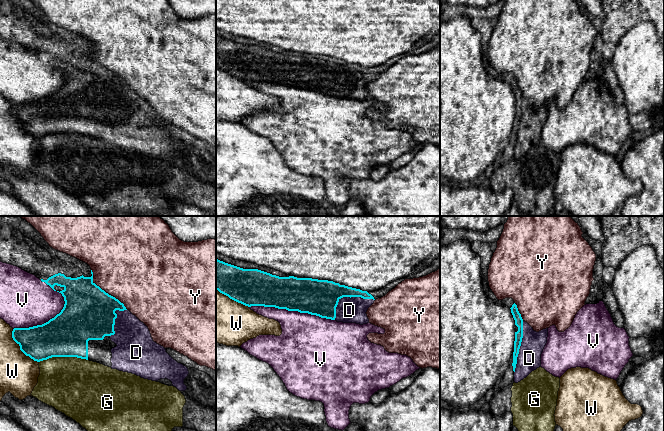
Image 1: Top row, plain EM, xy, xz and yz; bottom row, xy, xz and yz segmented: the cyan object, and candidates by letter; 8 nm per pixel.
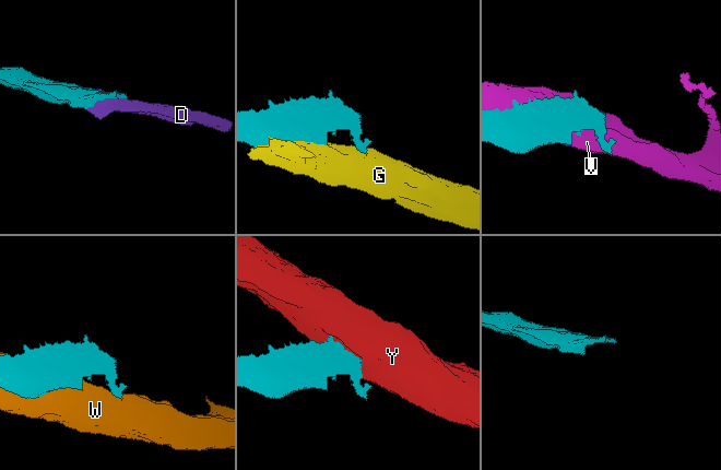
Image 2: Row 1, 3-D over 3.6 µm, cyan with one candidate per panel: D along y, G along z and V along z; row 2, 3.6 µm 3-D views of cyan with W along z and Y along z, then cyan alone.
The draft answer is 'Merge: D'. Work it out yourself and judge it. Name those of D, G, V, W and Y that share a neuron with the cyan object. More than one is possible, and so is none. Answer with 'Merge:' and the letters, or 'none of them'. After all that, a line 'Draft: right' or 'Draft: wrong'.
Merge: D
Draft: right

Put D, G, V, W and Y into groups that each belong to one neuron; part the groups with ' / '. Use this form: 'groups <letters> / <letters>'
groups D / G / V / W / Y

